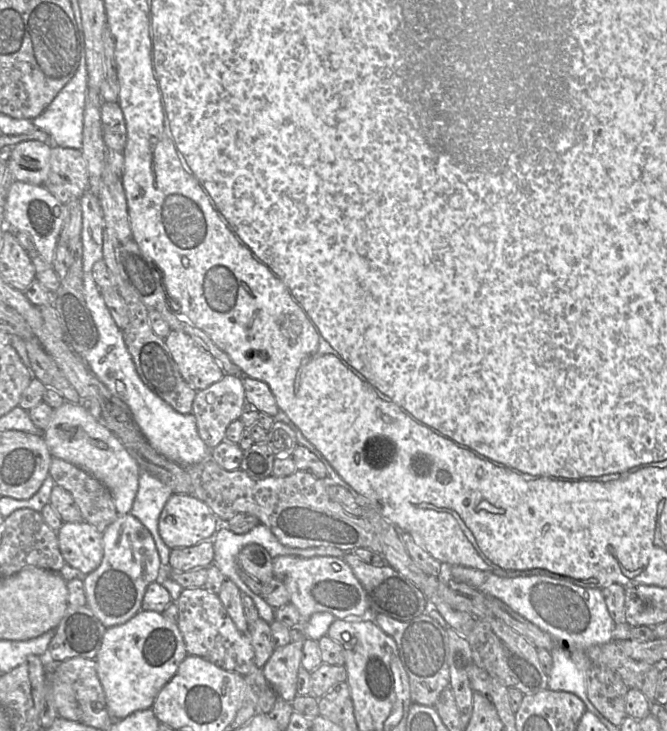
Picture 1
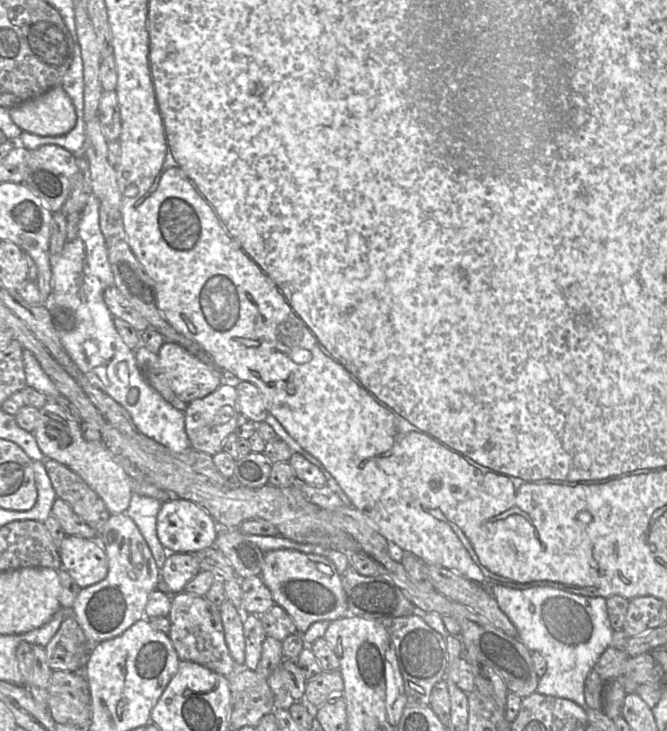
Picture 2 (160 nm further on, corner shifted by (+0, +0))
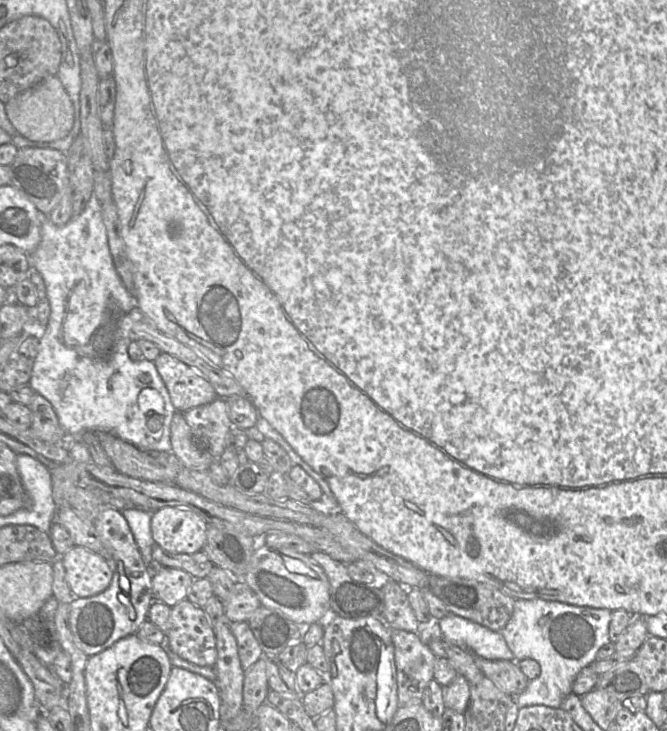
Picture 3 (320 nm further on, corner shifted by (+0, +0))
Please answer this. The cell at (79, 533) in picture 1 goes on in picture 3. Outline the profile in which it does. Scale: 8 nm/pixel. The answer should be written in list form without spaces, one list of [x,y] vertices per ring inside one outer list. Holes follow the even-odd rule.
[[[73,545],[61,560],[74,597],[87,598],[105,591],[112,580],[110,562],[82,546]]]

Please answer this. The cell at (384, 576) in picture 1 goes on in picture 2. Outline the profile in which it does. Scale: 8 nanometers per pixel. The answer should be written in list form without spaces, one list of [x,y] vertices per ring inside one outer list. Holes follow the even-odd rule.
[[[328,550],[326,557],[335,565],[346,594],[348,614],[364,619],[386,619],[410,616],[415,605],[388,576],[363,576],[351,565],[347,554],[338,550]]]

